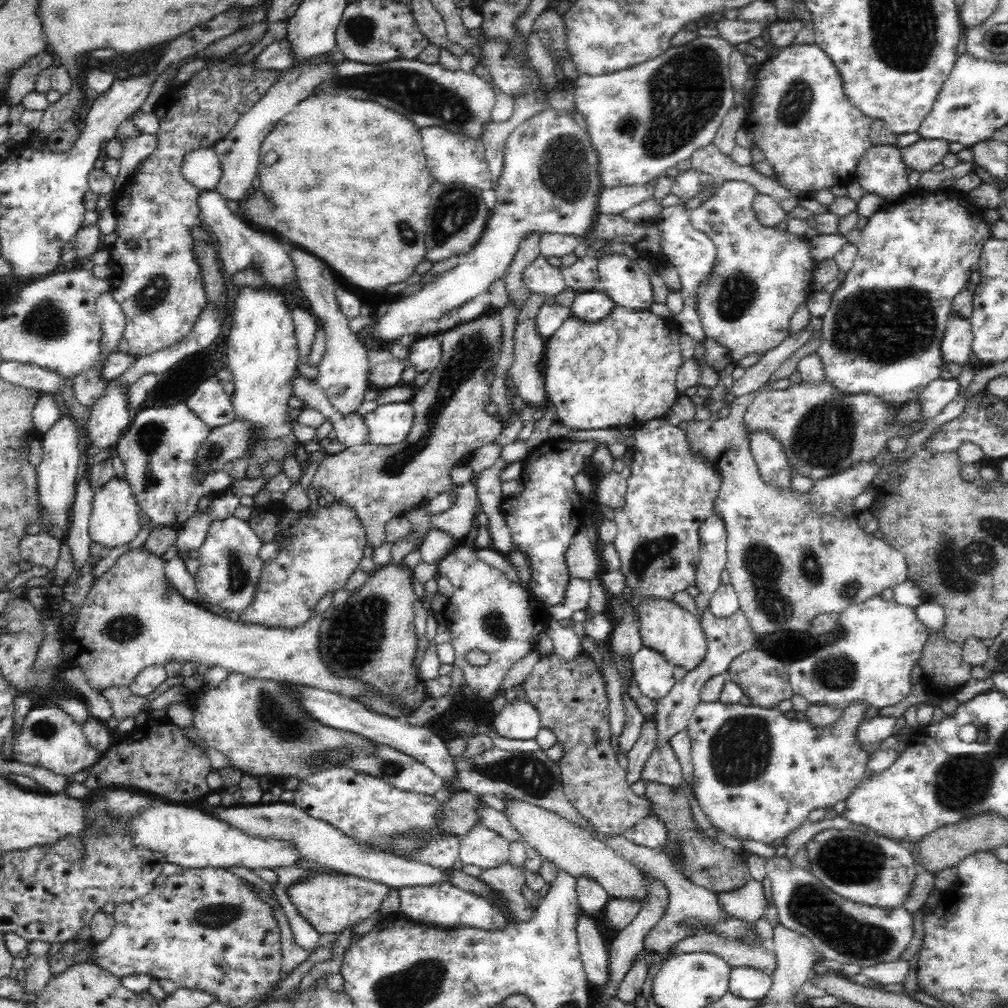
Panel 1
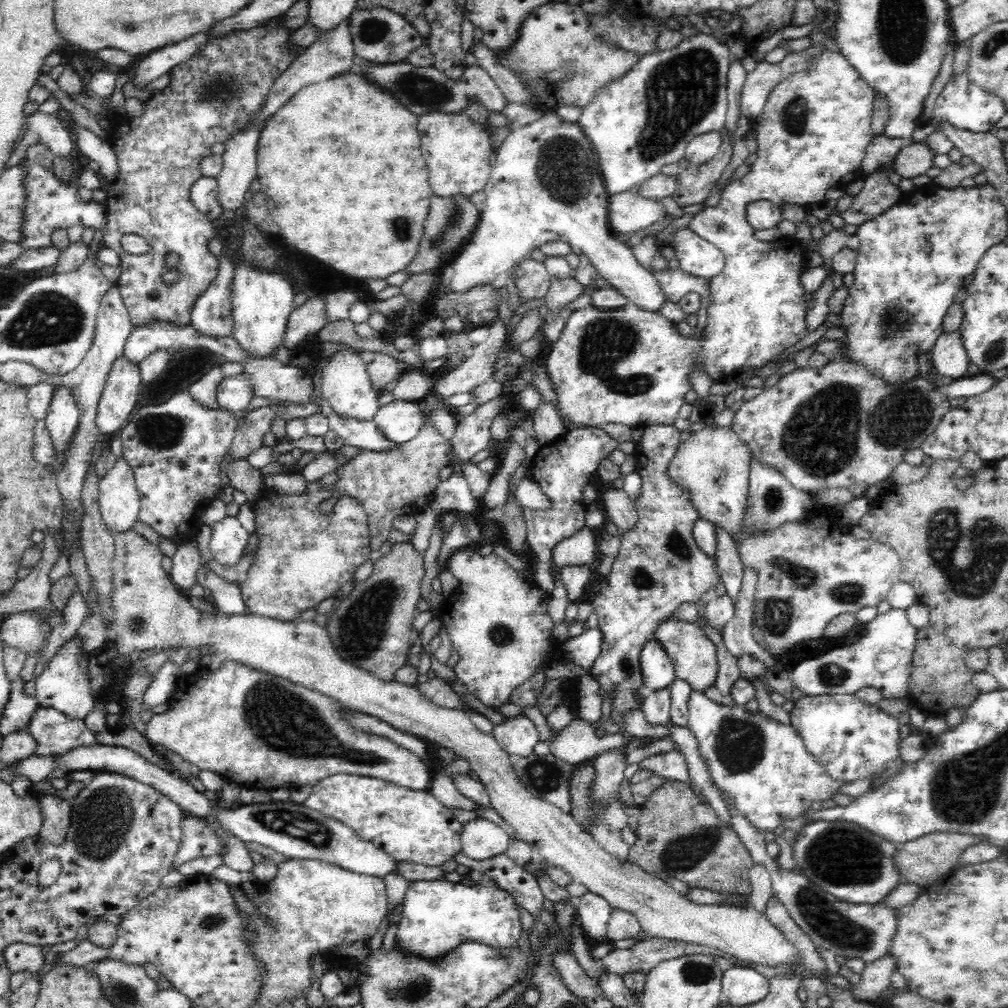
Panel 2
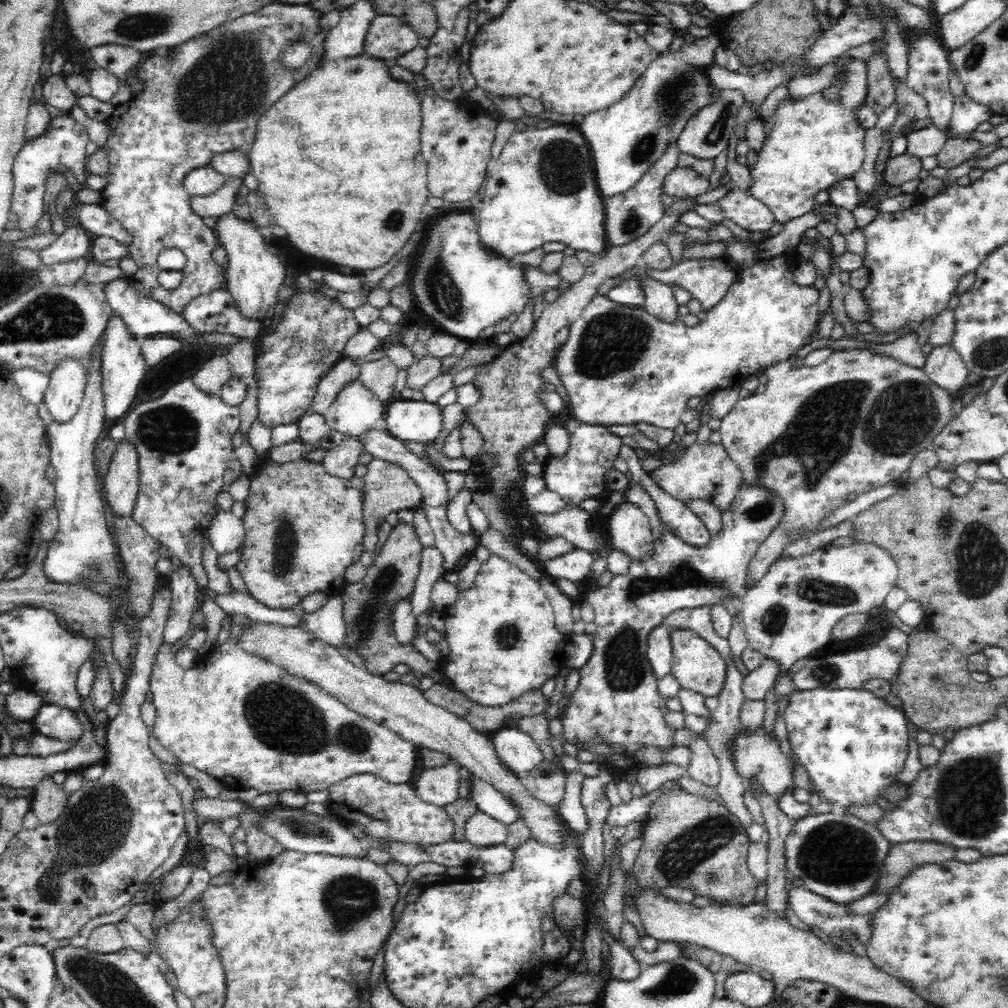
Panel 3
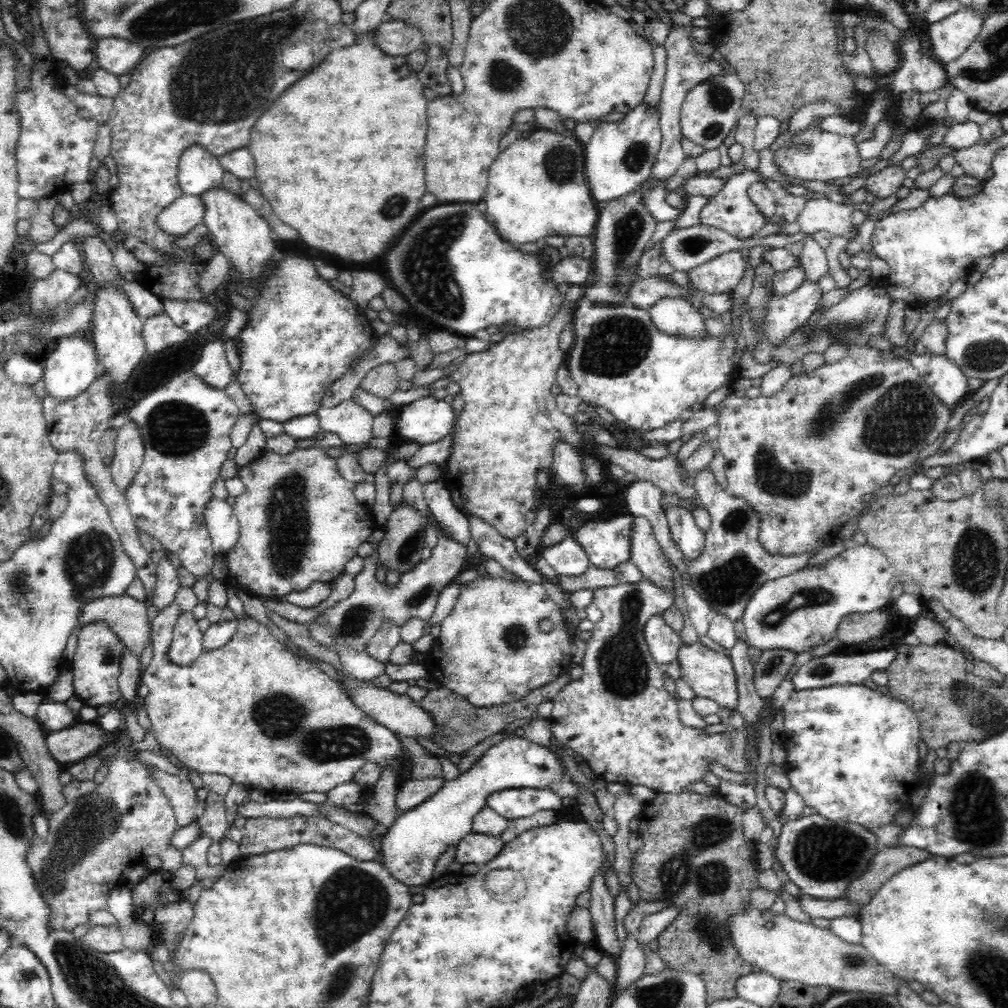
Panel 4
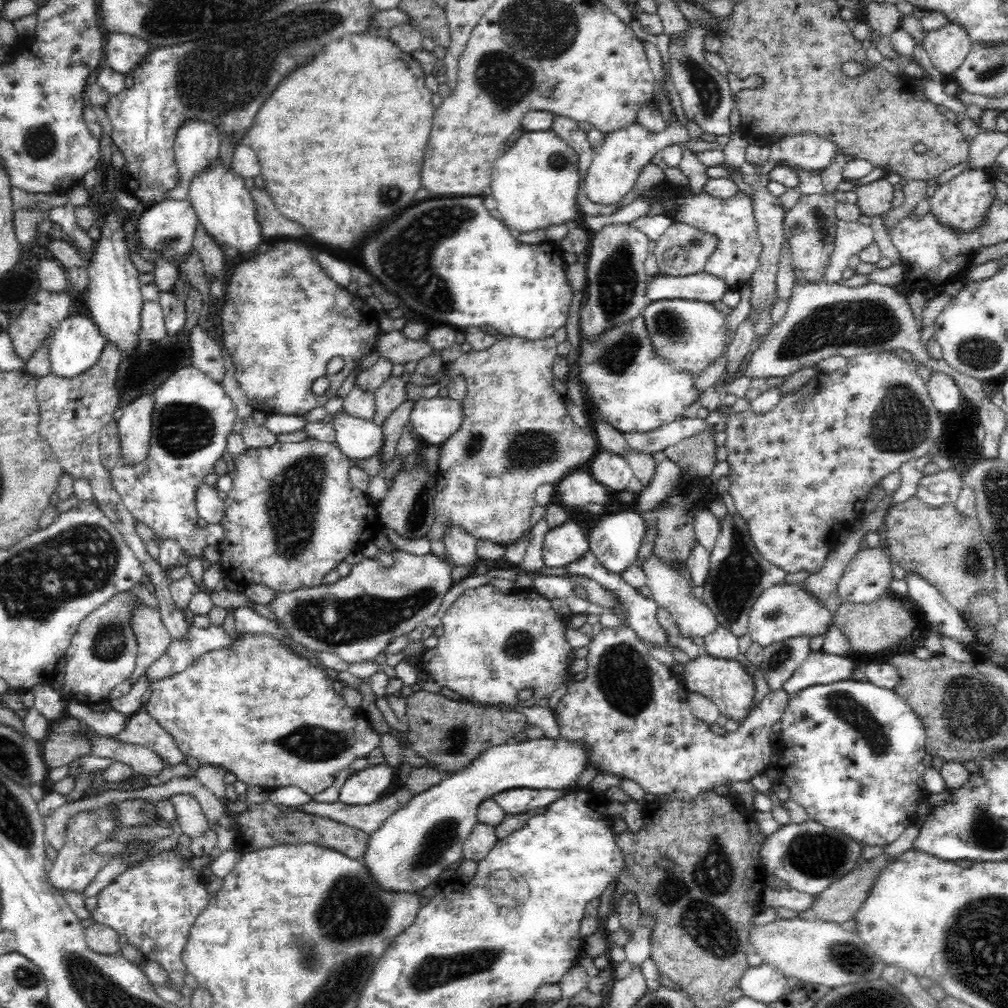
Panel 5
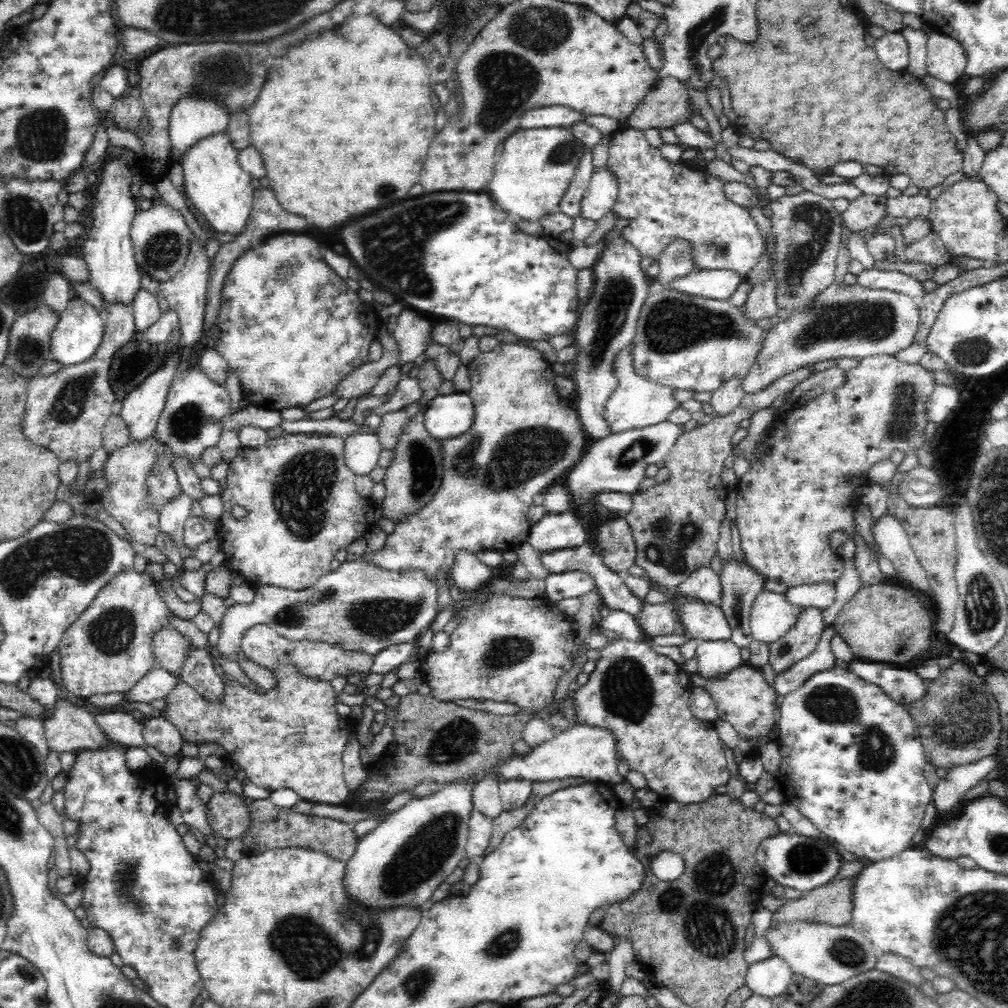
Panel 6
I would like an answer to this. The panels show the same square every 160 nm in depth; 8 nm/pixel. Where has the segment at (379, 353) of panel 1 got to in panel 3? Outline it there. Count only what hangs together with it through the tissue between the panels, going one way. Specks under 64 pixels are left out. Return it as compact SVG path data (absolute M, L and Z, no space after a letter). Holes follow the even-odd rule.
M387 357L360 365L361 384L374 394L383 405L388 405L398 395L395 392L396 376L399 368Z

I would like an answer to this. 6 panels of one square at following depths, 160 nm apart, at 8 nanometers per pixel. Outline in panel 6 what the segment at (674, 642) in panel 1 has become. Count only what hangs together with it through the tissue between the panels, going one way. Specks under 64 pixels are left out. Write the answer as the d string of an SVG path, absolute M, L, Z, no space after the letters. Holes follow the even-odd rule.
M746 664L733 669L723 677L701 677L698 672L690 674L691 686L705 688L714 699L717 718L728 721L732 728L744 739L762 741L764 743L776 741L773 730L777 720L775 710L779 707L780 696L775 688L764 679L762 670L752 668Z

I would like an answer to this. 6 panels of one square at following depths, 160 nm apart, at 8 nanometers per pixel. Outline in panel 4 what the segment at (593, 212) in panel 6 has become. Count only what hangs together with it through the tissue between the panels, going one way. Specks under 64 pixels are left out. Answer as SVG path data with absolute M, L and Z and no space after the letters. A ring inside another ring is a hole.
M644 102L625 113L622 122L596 126L591 140L583 144L585 176L593 200L616 200L650 178L661 142L659 109L646 109Z

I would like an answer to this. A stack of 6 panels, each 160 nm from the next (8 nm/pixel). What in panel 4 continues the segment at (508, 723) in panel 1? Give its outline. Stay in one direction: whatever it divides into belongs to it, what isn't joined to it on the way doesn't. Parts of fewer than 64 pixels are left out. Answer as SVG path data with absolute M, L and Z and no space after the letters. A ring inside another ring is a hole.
M510 734L486 750L469 770L452 780L444 779L442 786L430 794L430 798L398 814L379 839L378 862L405 886L430 884L440 856L473 832L473 818L486 805L488 795L511 788L552 788L564 781L564 774L560 756L550 748Z

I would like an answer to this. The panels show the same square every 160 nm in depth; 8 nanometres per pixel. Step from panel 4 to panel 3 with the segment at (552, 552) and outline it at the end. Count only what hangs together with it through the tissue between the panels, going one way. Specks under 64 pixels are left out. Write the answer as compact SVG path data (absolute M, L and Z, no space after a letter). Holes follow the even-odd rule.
M572 548L570 552L542 562L542 570L546 575L570 580L573 583L580 582L590 574L590 568L594 560L594 553L580 548Z

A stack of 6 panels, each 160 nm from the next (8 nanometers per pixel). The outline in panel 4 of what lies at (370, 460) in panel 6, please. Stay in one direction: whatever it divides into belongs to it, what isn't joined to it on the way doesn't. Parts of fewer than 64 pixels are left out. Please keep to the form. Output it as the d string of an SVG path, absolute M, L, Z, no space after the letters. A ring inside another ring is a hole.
M349 399L333 408L322 405L315 414L322 432L336 434L344 446L378 448L387 457L397 451L391 445L390 437L373 436L373 416L354 400Z

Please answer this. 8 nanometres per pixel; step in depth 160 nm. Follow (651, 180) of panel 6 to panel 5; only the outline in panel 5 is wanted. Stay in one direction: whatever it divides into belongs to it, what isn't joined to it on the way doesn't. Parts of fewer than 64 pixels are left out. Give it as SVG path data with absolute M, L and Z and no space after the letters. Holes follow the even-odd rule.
M665 181L641 191L637 198L646 199L650 206L660 204L664 215L674 219L674 222L681 222L716 236L716 248L705 262L706 273L724 280L732 291L740 291L749 282L759 264L762 248L750 197L738 191L734 197L718 199L704 190L694 193L690 188L669 185Z

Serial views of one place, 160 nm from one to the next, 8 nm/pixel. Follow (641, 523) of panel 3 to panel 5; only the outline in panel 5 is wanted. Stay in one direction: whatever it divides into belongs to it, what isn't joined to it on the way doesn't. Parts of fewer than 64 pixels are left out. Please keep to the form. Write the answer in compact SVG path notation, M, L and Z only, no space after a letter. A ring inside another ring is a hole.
M666 459L656 466L654 476L634 500L642 510L650 510L660 500L667 498L681 480L680 467ZM653 554L643 565L643 571L646 577L646 586L650 588L653 599L657 605L665 608L676 621L678 625L678 634L674 638L667 638L668 649L673 654L677 647L679 638L694 636L706 636L712 634L719 626L716 615L712 609L703 603L702 599L696 598L693 593L693 587L689 580L676 569L664 564L655 554Z

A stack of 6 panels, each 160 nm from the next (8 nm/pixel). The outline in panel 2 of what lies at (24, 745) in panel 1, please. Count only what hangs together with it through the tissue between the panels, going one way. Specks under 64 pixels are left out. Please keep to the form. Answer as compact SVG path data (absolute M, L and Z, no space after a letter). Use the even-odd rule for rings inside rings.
M55 708L36 709L26 728L37 744L33 754L41 758L66 755L78 747L98 746L83 720L72 718Z

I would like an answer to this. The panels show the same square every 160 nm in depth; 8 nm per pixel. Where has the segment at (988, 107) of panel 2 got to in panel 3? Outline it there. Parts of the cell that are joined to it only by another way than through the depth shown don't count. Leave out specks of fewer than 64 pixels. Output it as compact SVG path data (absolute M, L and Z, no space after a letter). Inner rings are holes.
M964 94L961 97L955 97L950 124L940 131L946 135L946 138L964 136L976 129L980 122L986 122L991 116L991 109Z

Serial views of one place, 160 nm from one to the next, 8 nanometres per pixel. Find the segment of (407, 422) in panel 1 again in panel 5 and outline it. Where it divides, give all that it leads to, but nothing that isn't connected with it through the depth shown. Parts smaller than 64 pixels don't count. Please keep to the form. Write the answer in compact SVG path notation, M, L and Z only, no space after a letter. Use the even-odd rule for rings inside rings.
M436 396L415 402L409 420L420 443L439 446L460 430L464 422L462 401Z

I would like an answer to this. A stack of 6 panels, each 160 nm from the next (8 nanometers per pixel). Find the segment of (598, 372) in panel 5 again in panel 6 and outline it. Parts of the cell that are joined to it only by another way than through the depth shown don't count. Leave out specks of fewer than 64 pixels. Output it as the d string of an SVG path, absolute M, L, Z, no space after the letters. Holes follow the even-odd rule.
M630 345L621 349L613 363L617 388L607 400L603 411L604 419L610 426L611 434L659 424L666 421L670 412L678 406L676 400L672 398L671 386L655 384L635 372L631 352Z

